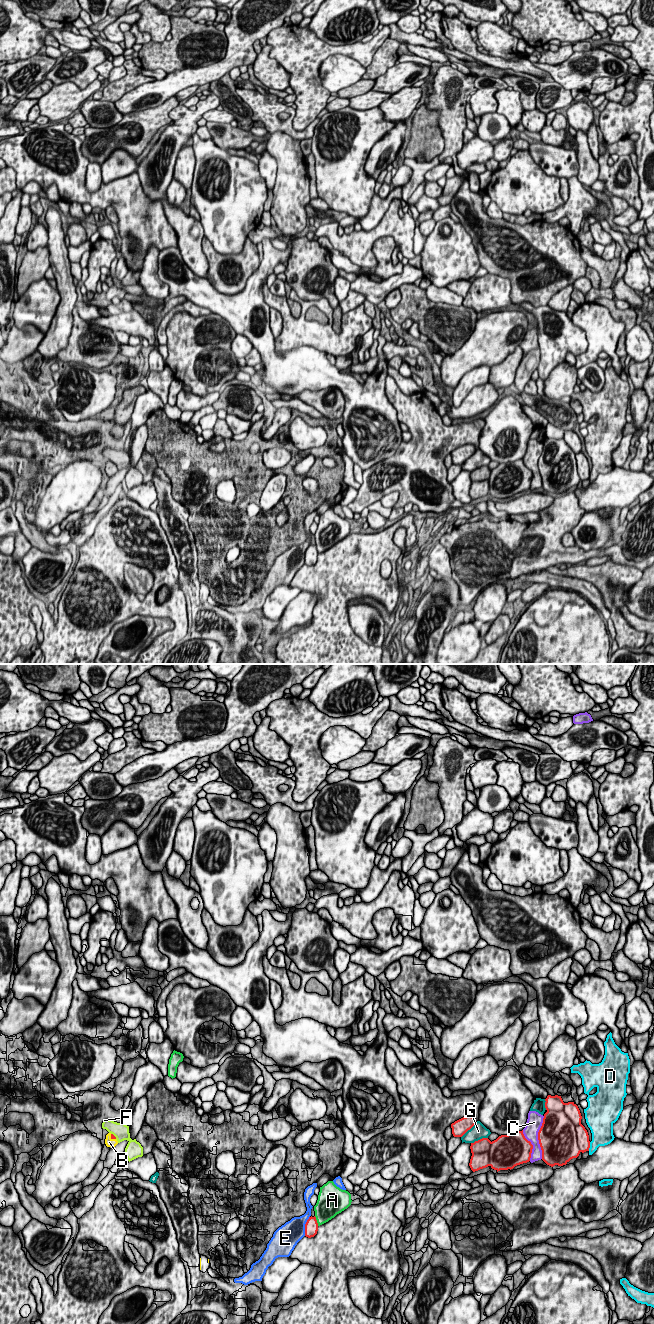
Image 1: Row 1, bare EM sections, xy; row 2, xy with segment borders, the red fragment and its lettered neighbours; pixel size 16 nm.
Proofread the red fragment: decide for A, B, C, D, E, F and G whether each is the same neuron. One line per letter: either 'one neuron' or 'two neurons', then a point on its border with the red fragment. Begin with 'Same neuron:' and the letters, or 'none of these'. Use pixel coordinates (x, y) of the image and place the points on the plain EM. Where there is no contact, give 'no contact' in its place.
Same neuron: B
A: two neurons; meets red in xy at (316, 549)
B: one neuron; meets red in xy at (112, 466)
C: two neurons; meets red in xy at (538, 465)
D: two neurons; meets red in xy at (589, 474)
E: two neurons; meets red in xy at (305, 554)
F: two neurons; meets red in xy at (114, 464)
G: two neurons; meets red in xy at (480, 467)

